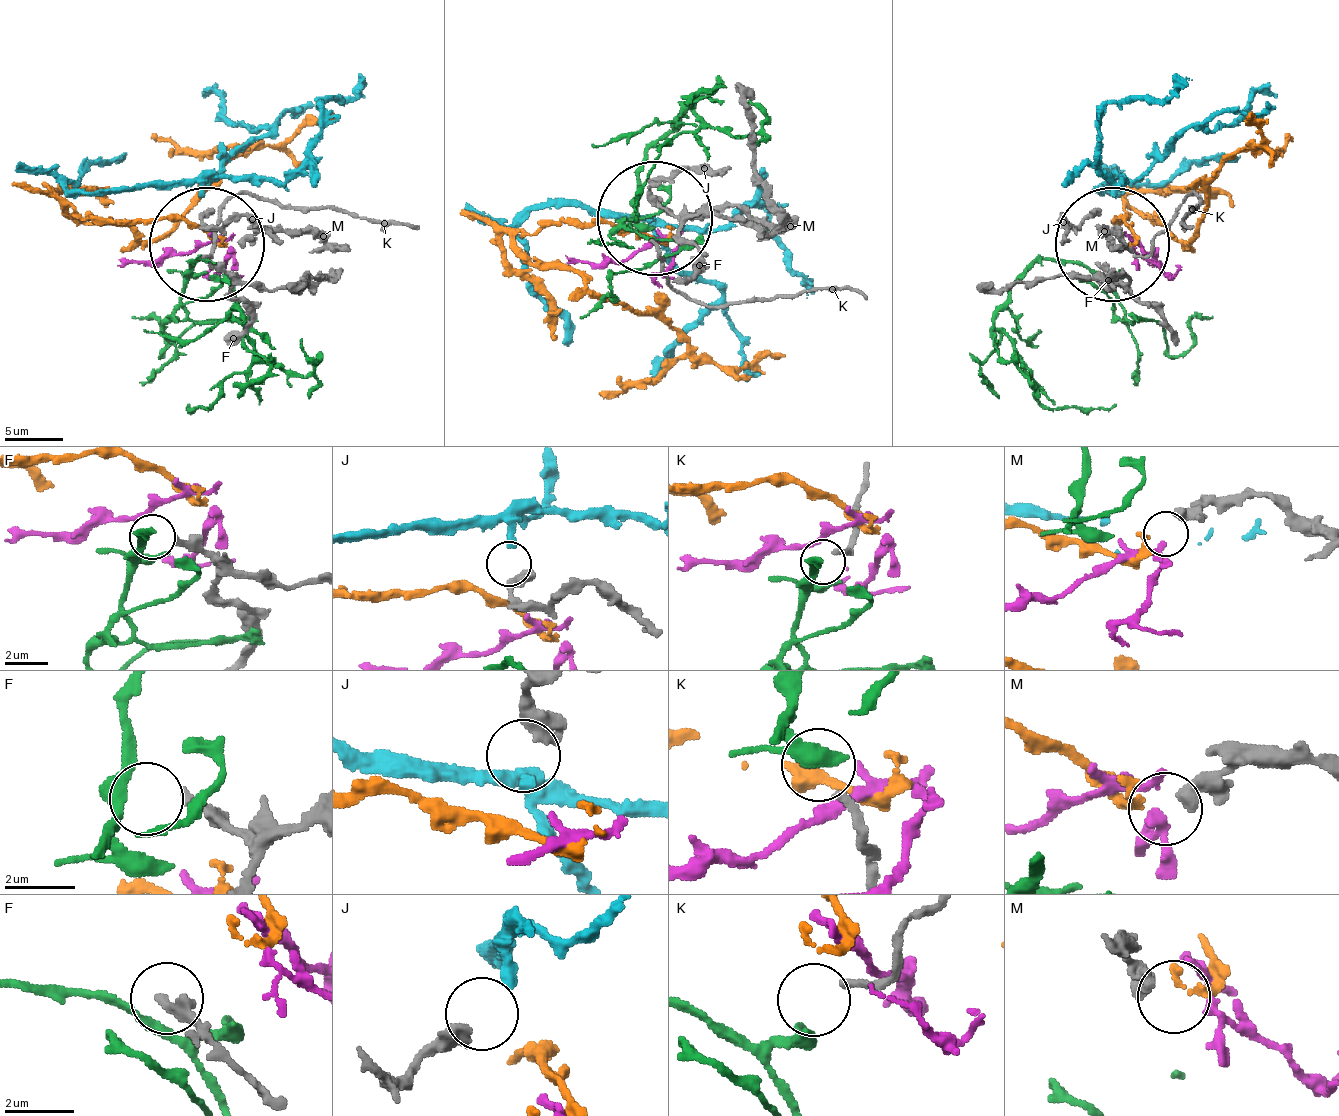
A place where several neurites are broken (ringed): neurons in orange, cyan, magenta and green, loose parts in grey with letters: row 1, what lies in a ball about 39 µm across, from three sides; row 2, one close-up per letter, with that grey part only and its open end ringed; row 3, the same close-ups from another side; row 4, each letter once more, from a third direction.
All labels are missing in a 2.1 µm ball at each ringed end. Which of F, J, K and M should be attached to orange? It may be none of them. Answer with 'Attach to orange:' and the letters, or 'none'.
Attach to orange: M

